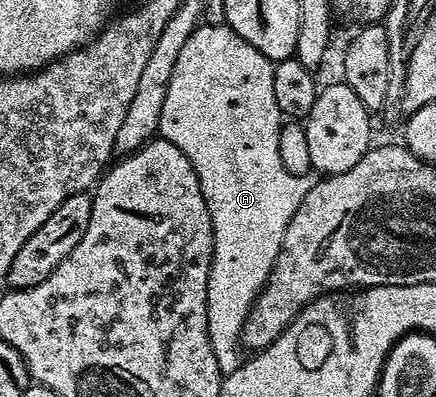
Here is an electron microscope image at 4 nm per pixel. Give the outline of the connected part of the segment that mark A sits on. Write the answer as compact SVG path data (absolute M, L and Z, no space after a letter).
M202 23L191 35L191 39L187 39L187 43L183 43L183 51L179 51L179 59L175 59L175 71L171 71L171 83L167 83L167 99L163 99L160 136L166 141L175 143L175 147L179 147L179 151L183 151L183 155L187 155L191 167L195 167L195 175L199 179L199 187L203 191L207 211L211 215L213 262L207 279L207 331L211 339L211 351L215 351L215 359L219 363L222 374L233 373L243 364L242 350L239 348L241 328L245 326L245 320L249 314L249 308L253 306L253 301L269 282L273 264L279 255L279 247L283 243L283 231L287 231L287 223L291 223L291 215L295 215L295 211L299 211L299 203L303 203L311 184L308 176L291 175L291 171L287 171L287 167L283 167L283 159L279 159L279 131L283 124L283 115L279 111L279 103L275 103L273 66L274 62L269 61L267 55L255 51L255 47L251 47L251 43L247 43L247 39L243 39L228 25Z

